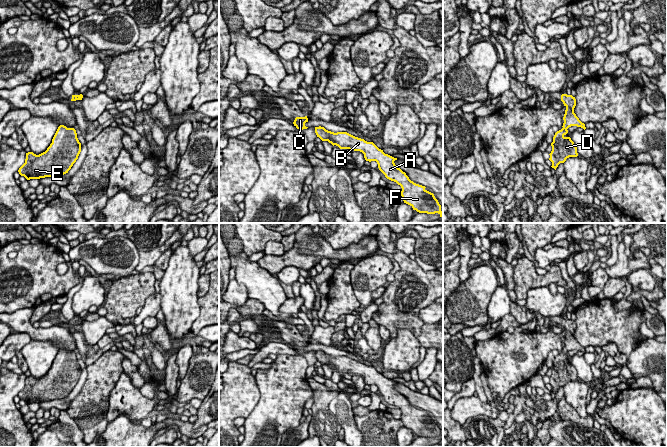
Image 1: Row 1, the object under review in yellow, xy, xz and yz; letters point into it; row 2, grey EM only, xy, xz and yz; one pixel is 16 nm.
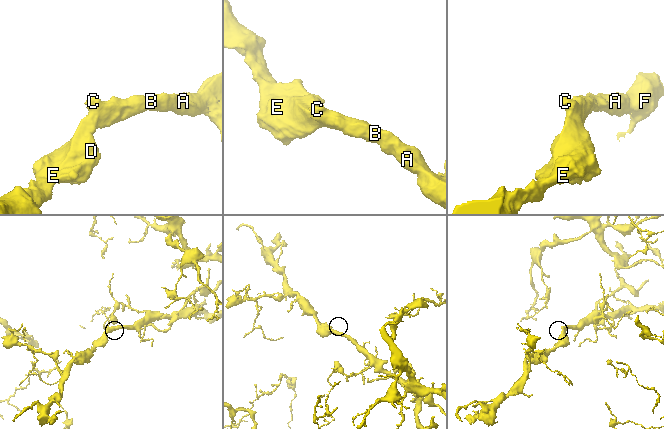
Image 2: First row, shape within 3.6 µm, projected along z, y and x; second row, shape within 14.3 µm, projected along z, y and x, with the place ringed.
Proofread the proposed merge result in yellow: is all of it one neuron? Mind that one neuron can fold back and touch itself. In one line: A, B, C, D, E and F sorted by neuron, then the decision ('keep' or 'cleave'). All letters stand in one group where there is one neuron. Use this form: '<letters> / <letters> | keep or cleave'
A B C D E F | keep

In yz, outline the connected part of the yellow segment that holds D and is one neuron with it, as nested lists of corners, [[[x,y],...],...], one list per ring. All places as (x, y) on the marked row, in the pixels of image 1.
[[[562,94],[561,101],[566,107],[565,114],[563,117],[564,123],[563,128],[557,131],[553,137],[551,143],[552,151],[549,154],[549,160],[552,162],[552,168],[556,170],[560,163],[564,163],[569,157],[577,157],[577,147],[570,137],[565,135],[568,133],[568,128],[571,126],[581,127],[586,129],[585,124],[582,123],[574,113],[576,106],[576,99],[572,95]]]

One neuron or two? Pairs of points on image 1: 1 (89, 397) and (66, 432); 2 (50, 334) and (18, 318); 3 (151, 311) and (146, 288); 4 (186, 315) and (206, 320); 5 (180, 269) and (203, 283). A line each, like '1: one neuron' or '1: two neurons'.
1: two neurons
2: one neuron
3: two neurons
4: two neurons
5: two neurons

